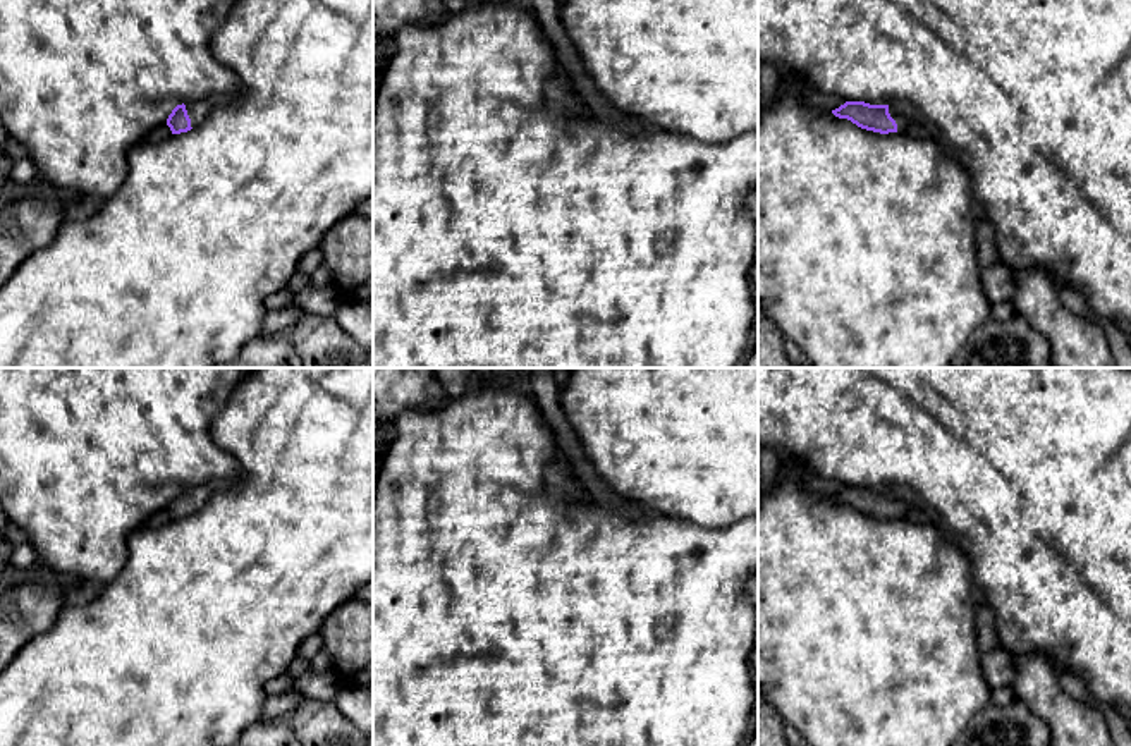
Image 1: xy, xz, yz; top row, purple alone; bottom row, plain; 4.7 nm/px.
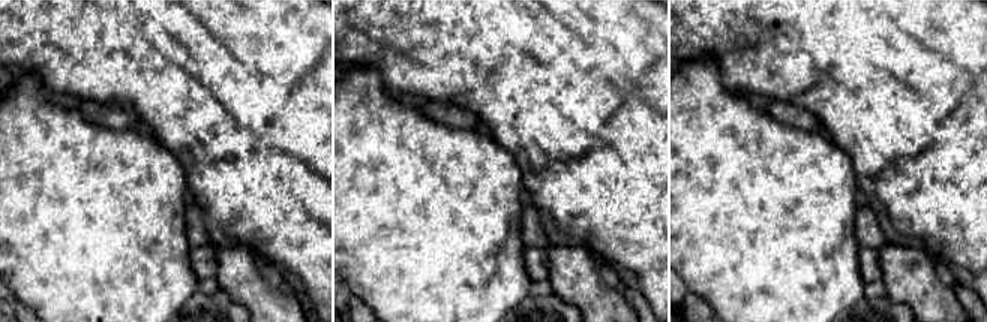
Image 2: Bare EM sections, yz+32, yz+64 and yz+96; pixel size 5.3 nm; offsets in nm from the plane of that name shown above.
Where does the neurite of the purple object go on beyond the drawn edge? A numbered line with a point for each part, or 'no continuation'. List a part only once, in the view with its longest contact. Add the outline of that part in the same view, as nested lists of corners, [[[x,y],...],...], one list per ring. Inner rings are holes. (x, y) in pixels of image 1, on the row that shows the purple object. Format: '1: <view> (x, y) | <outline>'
1: yz (901, 116) | [[[889,105],[889,113],[897,124],[897,132],[906,129],[913,119],[916,119],[911,112],[899,105]]]

